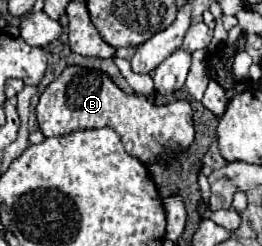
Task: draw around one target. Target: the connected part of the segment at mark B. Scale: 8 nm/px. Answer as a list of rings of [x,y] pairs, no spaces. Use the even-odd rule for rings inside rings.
[[[67,66],[59,78],[55,78],[39,98],[35,108],[39,128],[45,136],[63,136],[81,128],[113,128],[125,146],[125,150],[149,164],[165,152],[185,150],[195,136],[191,106],[187,100],[177,100],[165,106],[149,102],[147,96],[123,92],[105,72],[87,70],[81,66]]]

